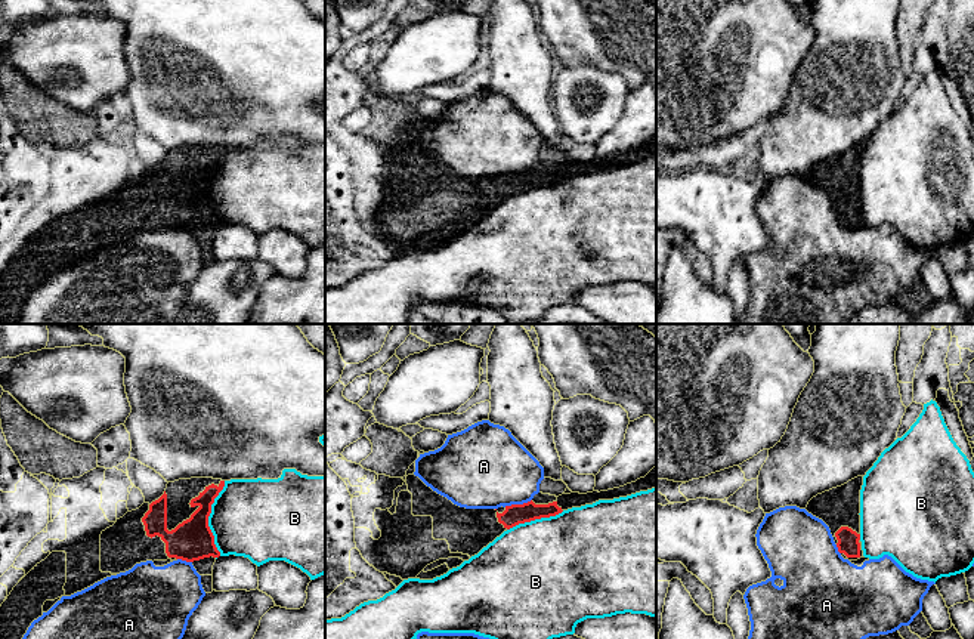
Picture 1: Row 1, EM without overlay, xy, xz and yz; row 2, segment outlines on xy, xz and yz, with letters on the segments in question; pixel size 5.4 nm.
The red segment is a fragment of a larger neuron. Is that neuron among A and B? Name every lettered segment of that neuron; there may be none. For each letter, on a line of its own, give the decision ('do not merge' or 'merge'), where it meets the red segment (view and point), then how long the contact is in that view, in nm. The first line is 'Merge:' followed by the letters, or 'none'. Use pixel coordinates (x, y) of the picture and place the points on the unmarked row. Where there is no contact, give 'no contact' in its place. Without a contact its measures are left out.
Merge: none
A: do not merge | xz (518, 173) | 160 nm
B: do not merge | xy (207, 187) | 400 nm

